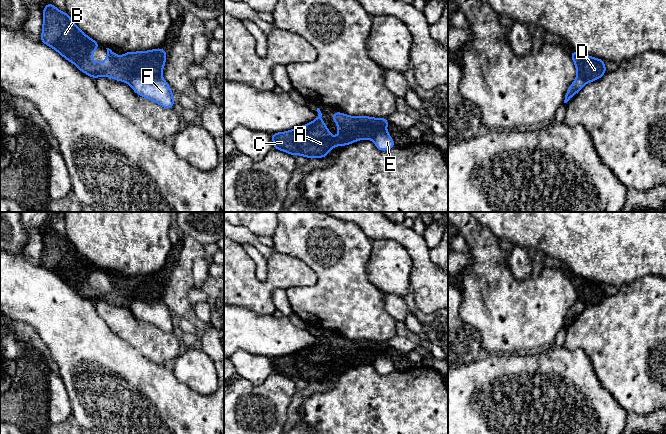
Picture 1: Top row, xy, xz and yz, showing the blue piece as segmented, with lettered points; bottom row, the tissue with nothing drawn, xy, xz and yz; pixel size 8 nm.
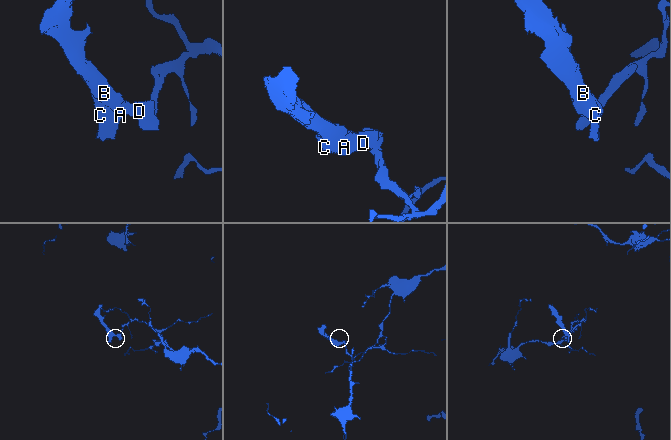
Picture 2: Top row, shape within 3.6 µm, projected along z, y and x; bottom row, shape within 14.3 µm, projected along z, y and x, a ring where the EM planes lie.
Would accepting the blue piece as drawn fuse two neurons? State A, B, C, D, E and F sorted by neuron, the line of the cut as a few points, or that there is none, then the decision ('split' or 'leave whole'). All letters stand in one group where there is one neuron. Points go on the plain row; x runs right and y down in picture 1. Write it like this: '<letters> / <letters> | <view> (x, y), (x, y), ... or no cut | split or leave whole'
A B C D / E F | xy (161, 299), (155, 301), (134, 300), (128, 306) | split

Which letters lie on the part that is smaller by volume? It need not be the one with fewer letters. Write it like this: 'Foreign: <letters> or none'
Foreign: A, B, C, D

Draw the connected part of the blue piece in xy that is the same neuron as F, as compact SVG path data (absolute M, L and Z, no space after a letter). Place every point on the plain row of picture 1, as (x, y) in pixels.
M135 300L129 309L137 319L156 326L165 333L175 331L171 311L162 300L156 302Z

